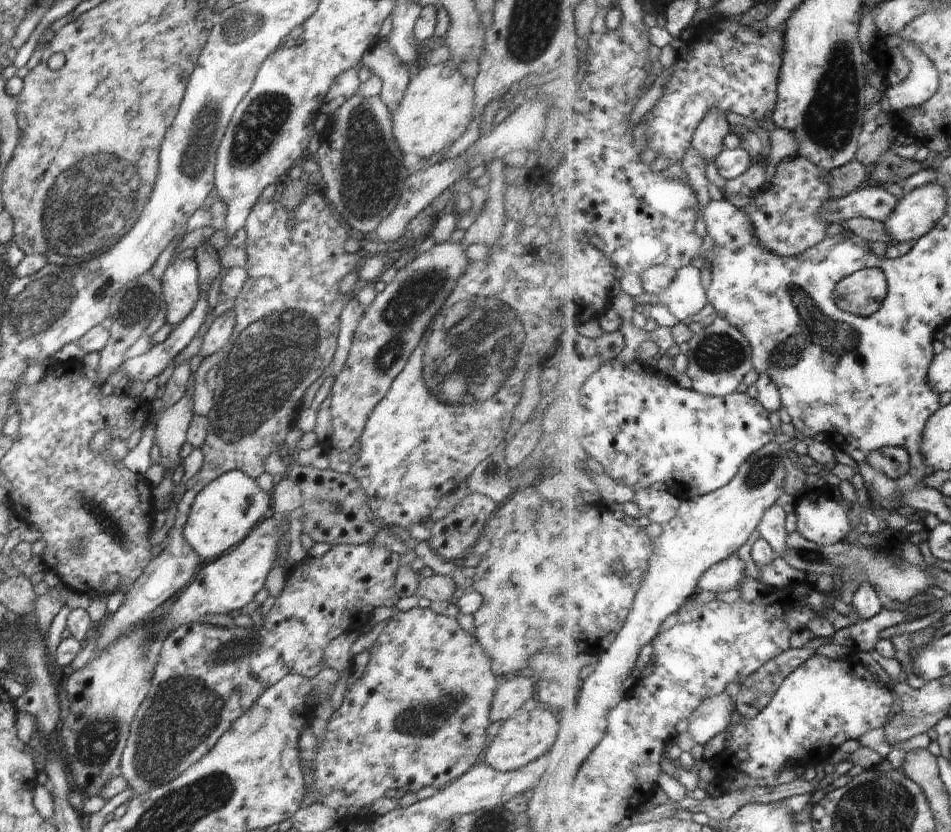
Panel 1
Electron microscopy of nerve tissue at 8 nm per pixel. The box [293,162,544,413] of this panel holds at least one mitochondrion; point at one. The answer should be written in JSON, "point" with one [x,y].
{"point":[472,352]}

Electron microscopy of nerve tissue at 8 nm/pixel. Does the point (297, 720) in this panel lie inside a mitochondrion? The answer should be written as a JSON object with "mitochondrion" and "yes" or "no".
{"mitochondrion":"no"}

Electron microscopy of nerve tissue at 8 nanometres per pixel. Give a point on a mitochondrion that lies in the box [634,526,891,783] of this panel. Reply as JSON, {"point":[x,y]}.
{"point":[800,552]}

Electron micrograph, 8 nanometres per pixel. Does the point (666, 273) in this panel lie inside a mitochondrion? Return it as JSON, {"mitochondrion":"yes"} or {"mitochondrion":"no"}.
{"mitochondrion":"no"}

